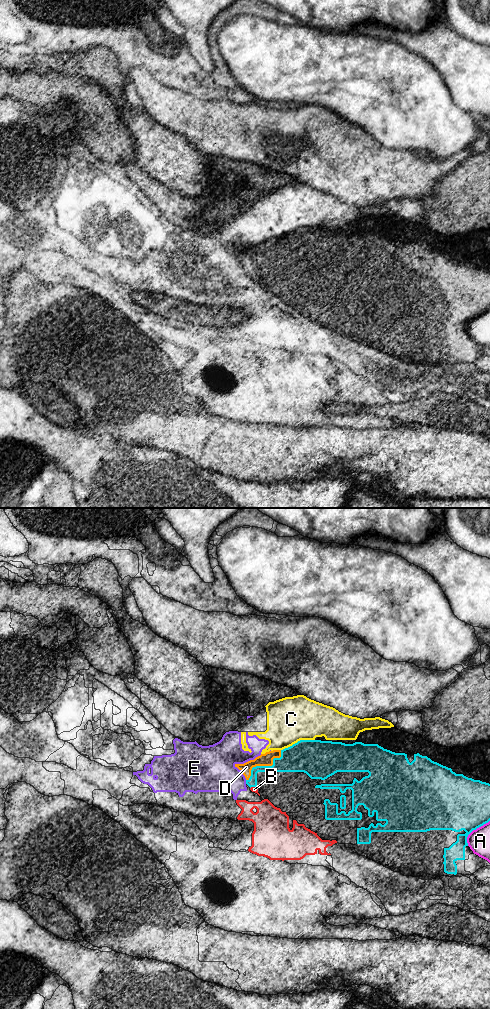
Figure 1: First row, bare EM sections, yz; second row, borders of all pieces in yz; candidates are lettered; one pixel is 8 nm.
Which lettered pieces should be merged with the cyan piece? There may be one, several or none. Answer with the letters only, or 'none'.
D

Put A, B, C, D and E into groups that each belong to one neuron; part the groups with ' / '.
A / B C E / D

